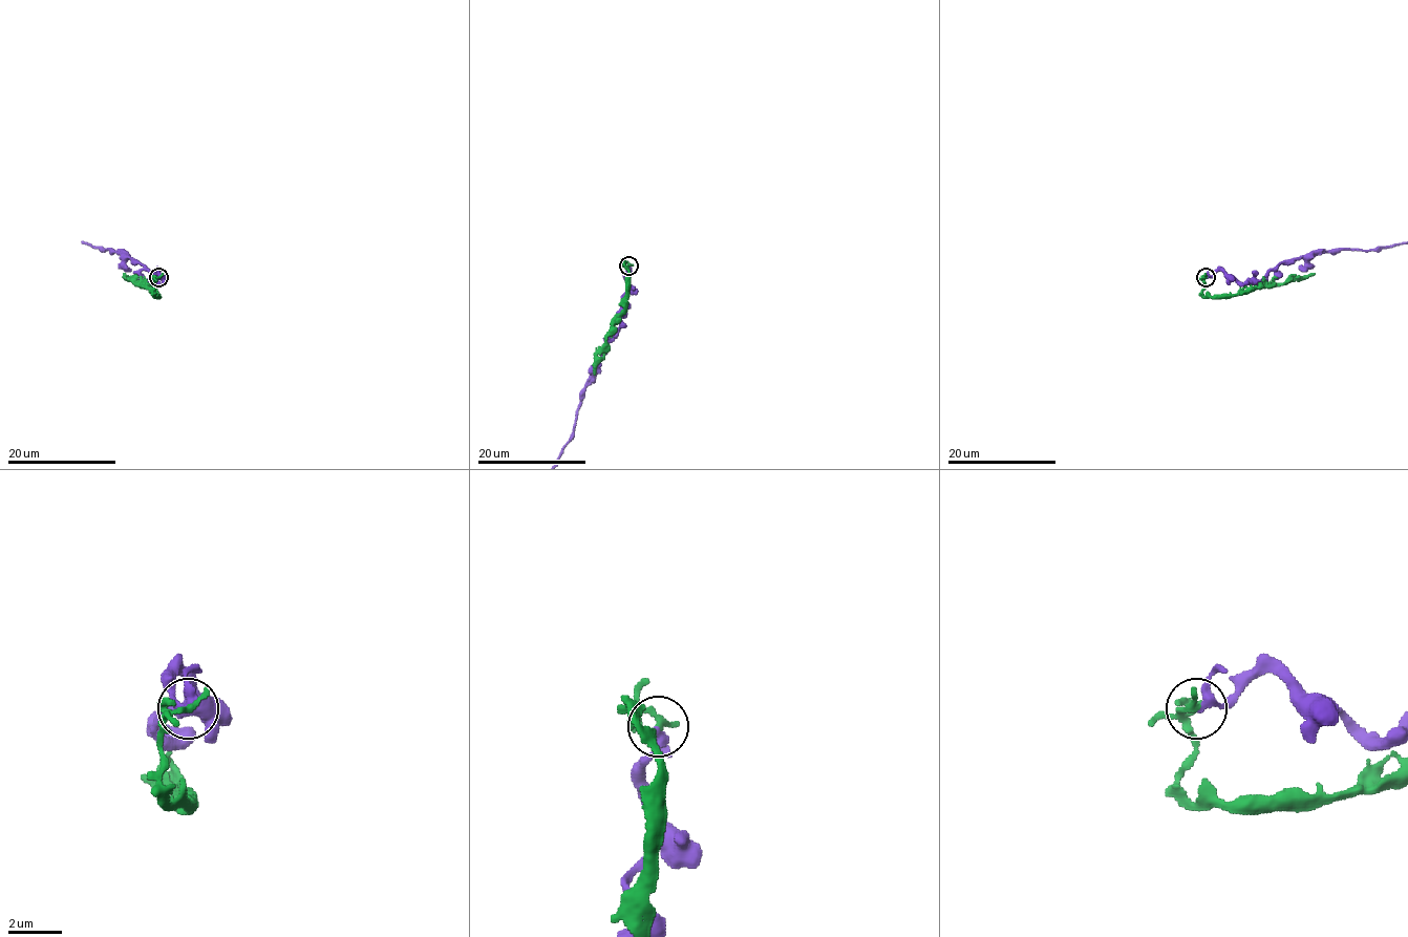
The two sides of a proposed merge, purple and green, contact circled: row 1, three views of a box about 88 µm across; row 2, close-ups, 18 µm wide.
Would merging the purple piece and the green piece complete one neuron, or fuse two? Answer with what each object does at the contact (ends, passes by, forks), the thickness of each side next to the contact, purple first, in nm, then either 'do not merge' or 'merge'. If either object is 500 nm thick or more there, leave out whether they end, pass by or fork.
purple passes by; green ends; calibres 240 and 280 nm; do not merge

